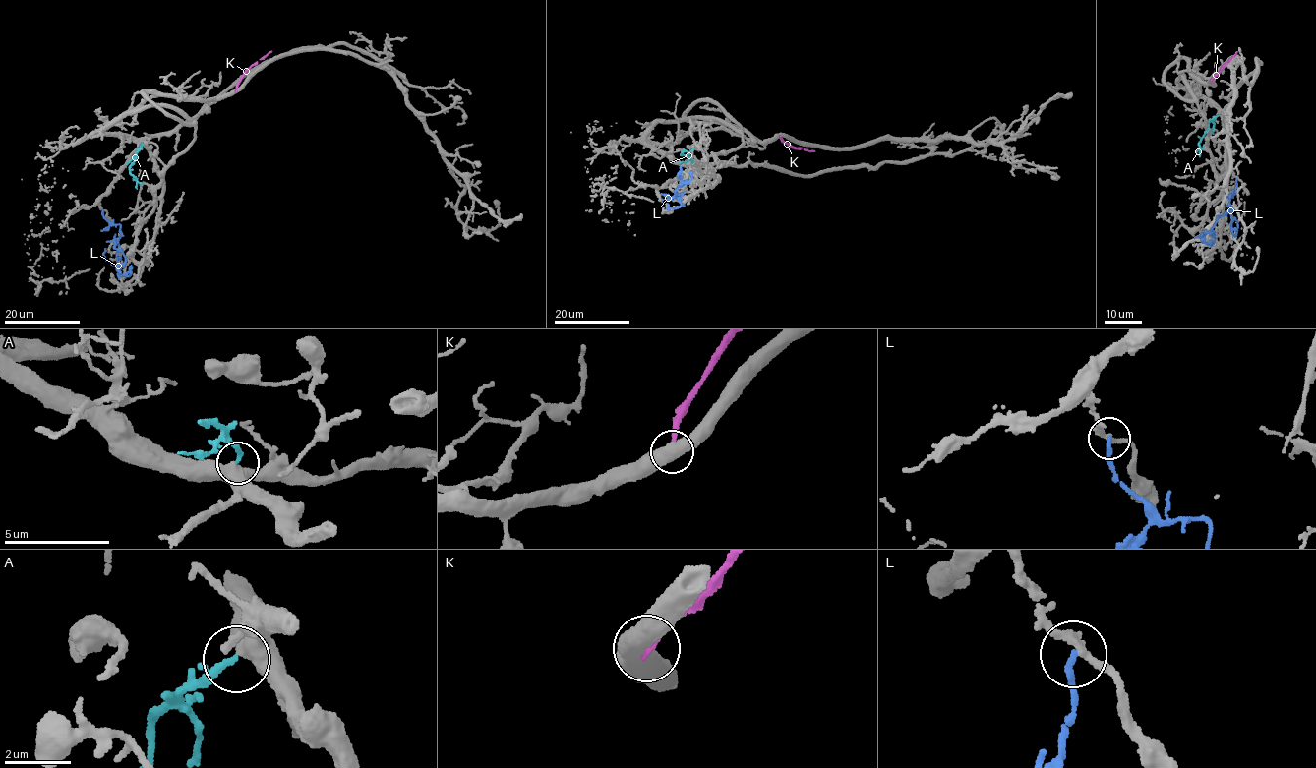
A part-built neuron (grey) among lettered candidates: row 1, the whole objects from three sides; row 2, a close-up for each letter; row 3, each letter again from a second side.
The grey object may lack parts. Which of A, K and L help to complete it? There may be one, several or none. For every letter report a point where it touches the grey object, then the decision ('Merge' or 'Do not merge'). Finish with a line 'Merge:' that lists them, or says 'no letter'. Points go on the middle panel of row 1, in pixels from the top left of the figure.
A: Touches grey at (692, 163). Merge
K: Touches grey at (780, 136). Do not merge
L: Touches grey at (662, 199). Do not merge
Merge: A

